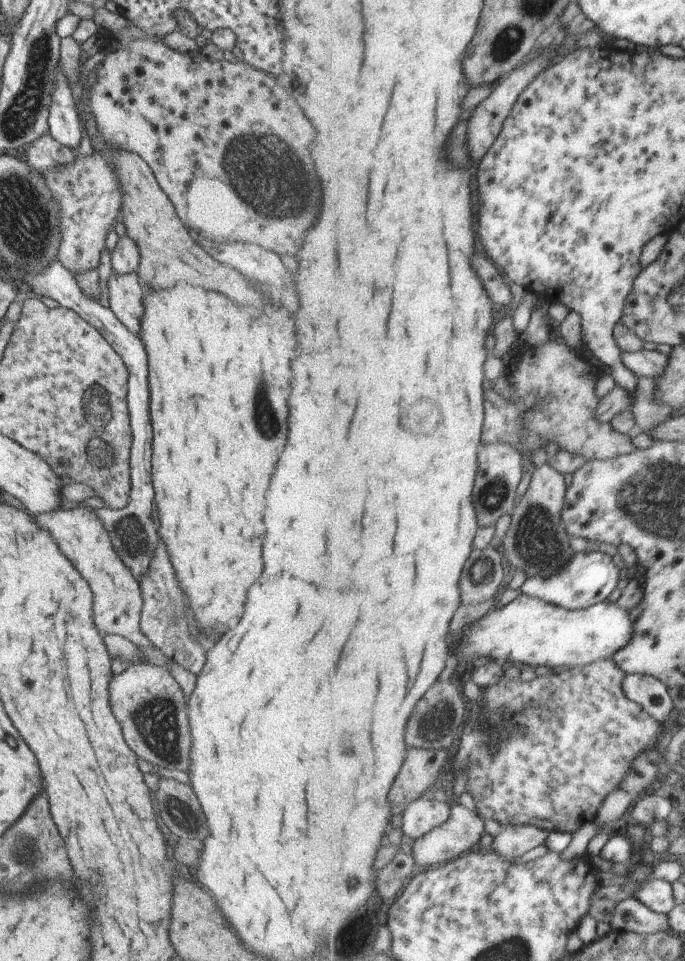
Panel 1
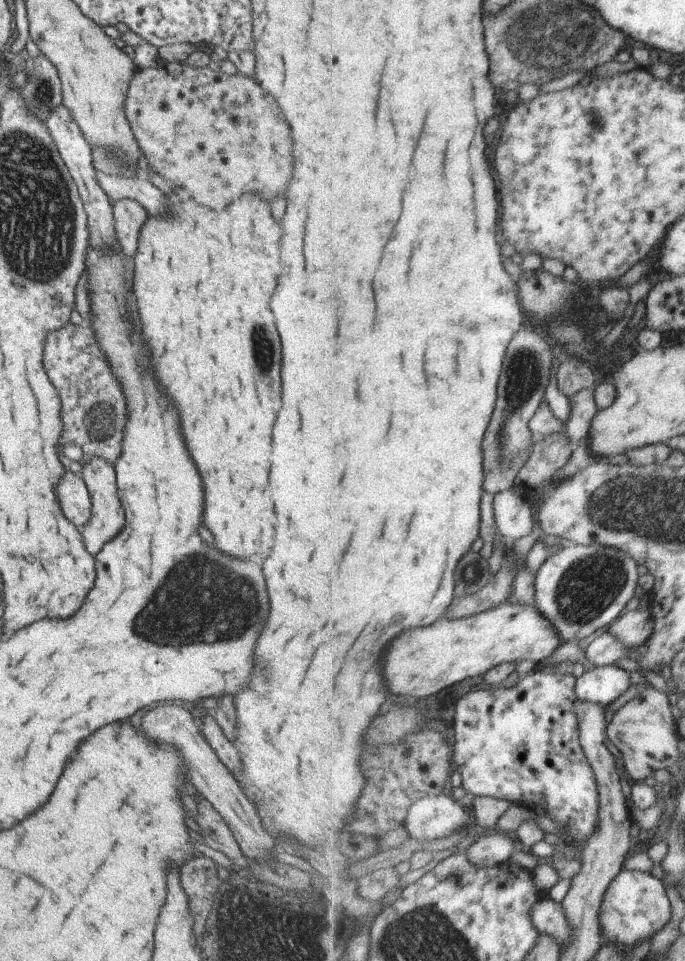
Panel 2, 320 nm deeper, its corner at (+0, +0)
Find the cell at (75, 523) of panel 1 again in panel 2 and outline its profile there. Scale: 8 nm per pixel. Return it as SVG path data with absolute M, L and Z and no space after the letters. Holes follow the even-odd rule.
M91 457L83 465L79 475L86 484L90 502L92 504L89 522L87 523L87 526L83 528L81 536L83 536L85 548L87 548L94 557L105 542L109 542L115 534L118 534L118 532L122 530L124 520L123 511L116 492L114 466L109 461L106 461L101 457Z

